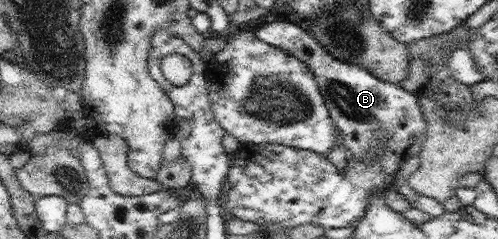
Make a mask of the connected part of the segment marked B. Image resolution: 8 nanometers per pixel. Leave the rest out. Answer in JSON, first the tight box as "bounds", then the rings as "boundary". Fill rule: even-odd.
{"bounds":[257,20,428,188],"boundary":[[[275,20],[257,28],[257,35],[260,40],[266,41],[269,45],[282,49],[285,53],[297,57],[299,61],[308,65],[308,68],[314,73],[317,85],[325,99],[328,112],[331,119],[338,127],[338,131],[343,134],[344,144],[350,151],[353,159],[362,160],[366,158],[368,149],[372,144],[372,139],[377,132],[383,130],[388,133],[388,142],[384,145],[384,151],[378,155],[382,170],[388,175],[386,179],[387,188],[393,187],[397,171],[401,169],[403,161],[409,157],[419,155],[423,142],[428,136],[428,125],[426,117],[422,112],[418,92],[407,91],[400,84],[392,84],[391,82],[382,81],[369,73],[363,66],[355,64],[341,63],[335,57],[331,57],[331,53],[308,32],[305,25],[295,24],[286,20]]]}

